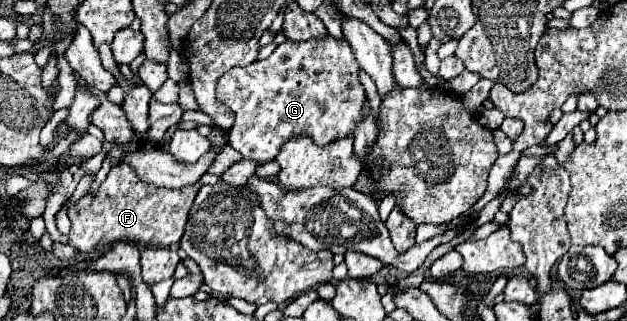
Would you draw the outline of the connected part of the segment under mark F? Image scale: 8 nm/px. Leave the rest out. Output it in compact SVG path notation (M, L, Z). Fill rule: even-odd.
M124 162L114 164L106 180L98 186L96 194L88 190L86 196L76 202L76 206L68 208L68 218L72 222L68 234L70 244L84 254L90 254L100 246L110 246L118 240L134 242L140 248L176 244L184 234L188 212L194 204L198 190L198 182L178 190L150 186L148 182L142 182Z

